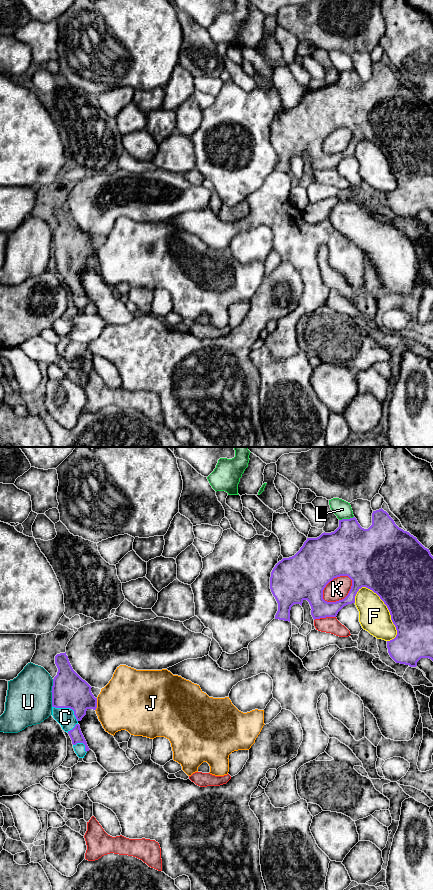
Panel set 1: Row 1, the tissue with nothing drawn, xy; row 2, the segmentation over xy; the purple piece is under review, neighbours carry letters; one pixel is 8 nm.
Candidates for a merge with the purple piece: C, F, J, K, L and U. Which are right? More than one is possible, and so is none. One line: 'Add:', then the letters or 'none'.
Add: C

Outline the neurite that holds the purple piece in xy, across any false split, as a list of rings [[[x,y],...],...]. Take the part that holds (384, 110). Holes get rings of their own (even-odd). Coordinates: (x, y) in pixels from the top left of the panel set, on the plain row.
[[[382,60],[372,65],[372,77],[368,81],[360,78],[355,69],[339,72],[339,79],[331,85],[322,85],[317,90],[307,90],[300,102],[292,109],[283,110],[271,124],[270,141],[278,155],[275,171],[290,174],[290,162],[294,156],[307,152],[313,171],[336,169],[346,157],[355,155],[357,144],[366,139],[376,145],[387,158],[397,187],[387,193],[390,209],[400,216],[416,219],[421,210],[433,213],[433,108],[416,89],[399,80]],[[348,128],[352,138],[348,147],[336,154],[323,151],[323,142],[334,130]]]

